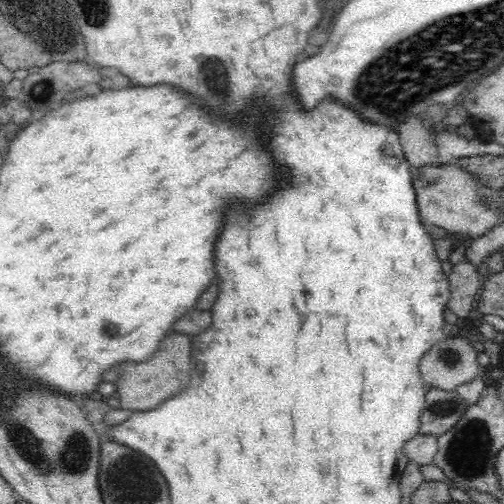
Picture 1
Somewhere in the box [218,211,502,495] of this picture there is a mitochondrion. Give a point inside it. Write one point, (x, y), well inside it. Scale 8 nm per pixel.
(470, 446)

